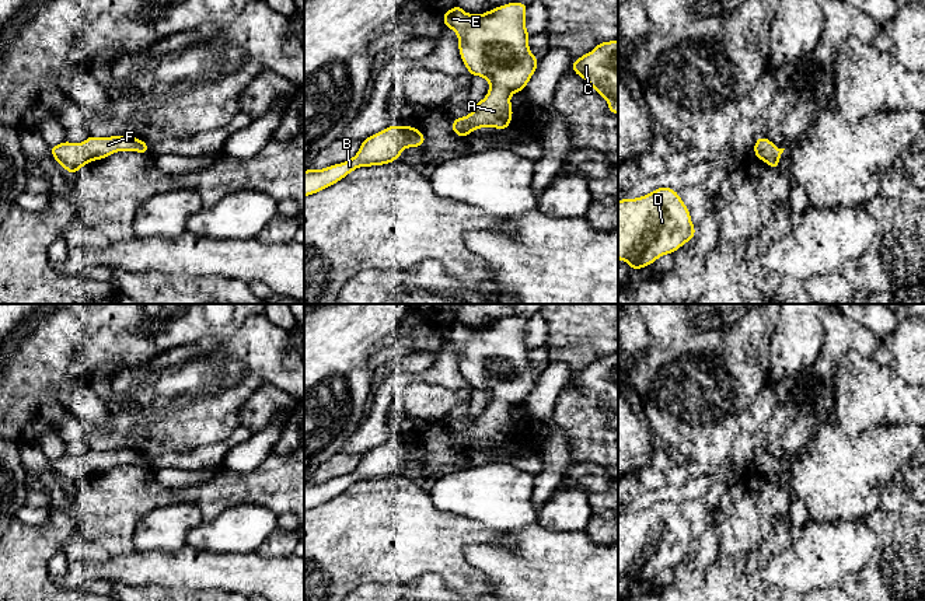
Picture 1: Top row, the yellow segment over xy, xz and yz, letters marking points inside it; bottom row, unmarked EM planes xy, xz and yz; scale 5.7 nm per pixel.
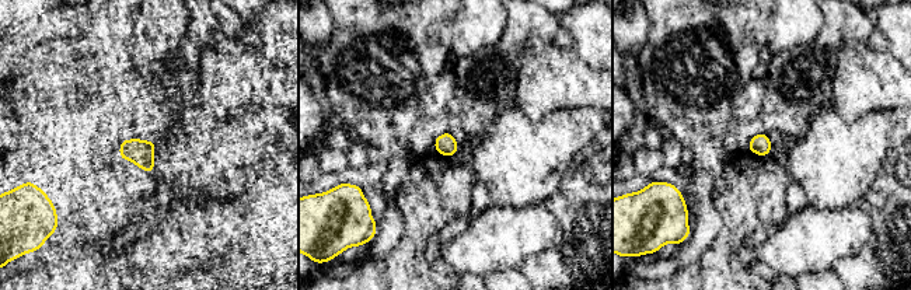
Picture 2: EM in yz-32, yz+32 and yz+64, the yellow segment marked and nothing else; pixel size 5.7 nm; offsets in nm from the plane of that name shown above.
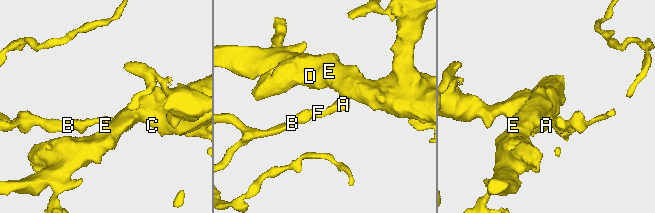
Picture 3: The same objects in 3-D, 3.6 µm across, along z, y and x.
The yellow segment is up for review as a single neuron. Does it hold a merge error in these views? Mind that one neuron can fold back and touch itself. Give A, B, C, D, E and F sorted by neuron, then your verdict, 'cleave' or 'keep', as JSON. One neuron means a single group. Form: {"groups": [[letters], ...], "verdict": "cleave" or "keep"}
{"groups": [["A", "B", "C", "D", "E", "F"]], "verdict": "keep"}

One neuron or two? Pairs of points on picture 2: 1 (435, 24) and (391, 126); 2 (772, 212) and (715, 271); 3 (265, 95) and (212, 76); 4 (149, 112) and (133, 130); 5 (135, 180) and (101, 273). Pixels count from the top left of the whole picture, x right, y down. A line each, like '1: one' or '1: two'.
1: one
2: one
3: one
4: two
5: one

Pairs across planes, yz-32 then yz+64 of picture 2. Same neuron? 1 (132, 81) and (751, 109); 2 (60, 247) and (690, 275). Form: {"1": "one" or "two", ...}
{"1": "one", "2": "one"}

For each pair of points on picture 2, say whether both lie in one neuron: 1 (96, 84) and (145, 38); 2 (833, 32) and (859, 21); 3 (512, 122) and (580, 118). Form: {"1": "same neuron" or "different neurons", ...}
{"1": "different neurons", "2": "same neuron", "3": "same neuron"}

